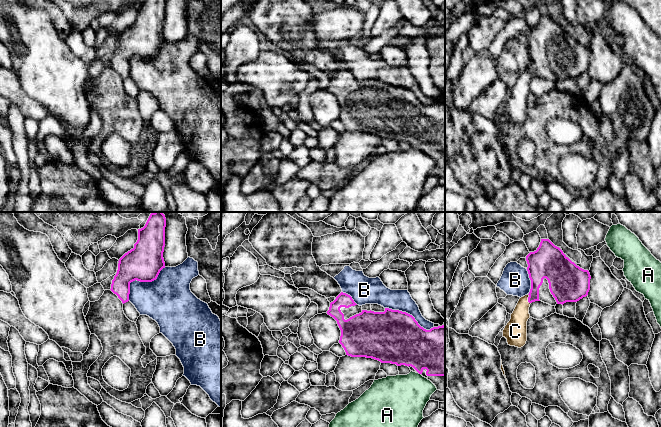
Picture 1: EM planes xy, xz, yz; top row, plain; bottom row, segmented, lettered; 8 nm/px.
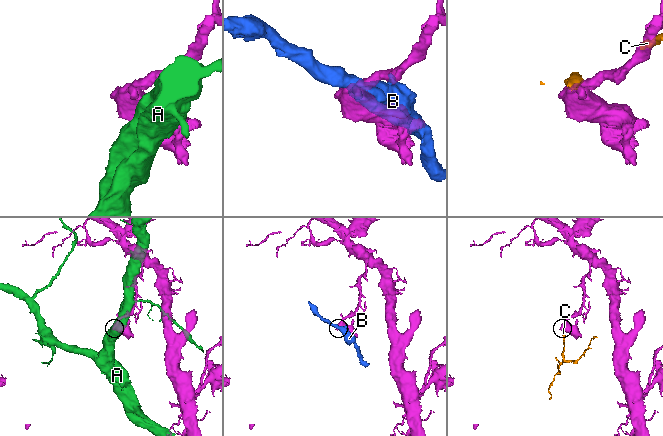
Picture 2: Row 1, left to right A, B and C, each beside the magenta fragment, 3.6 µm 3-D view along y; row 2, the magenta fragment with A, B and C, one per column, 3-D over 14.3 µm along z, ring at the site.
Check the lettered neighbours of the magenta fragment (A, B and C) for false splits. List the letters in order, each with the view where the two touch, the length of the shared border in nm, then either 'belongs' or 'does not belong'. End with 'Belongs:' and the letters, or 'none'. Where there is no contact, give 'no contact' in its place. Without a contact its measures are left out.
A: xz | 30 nm | does not belong
B: xy | 400 nm | does not belong
C: yz | 80 nm | belongs
Belongs: C

